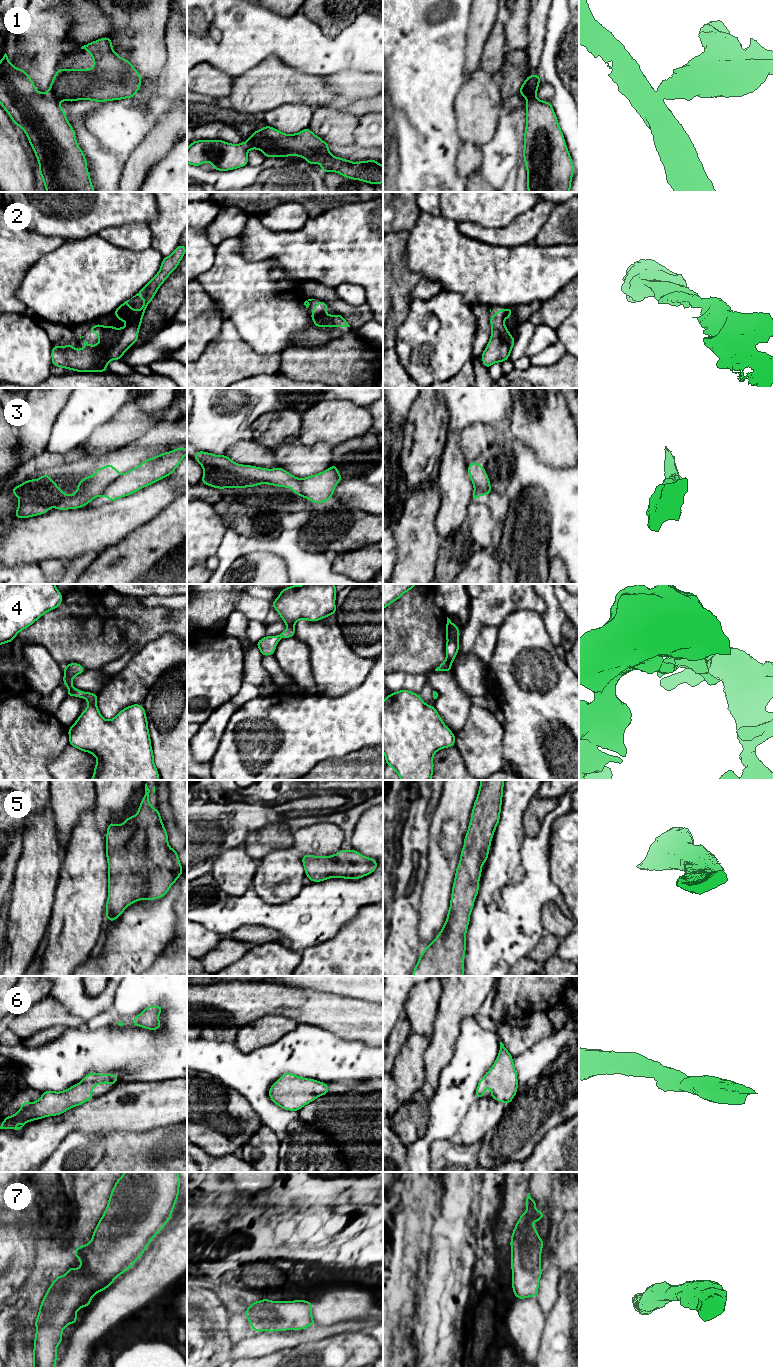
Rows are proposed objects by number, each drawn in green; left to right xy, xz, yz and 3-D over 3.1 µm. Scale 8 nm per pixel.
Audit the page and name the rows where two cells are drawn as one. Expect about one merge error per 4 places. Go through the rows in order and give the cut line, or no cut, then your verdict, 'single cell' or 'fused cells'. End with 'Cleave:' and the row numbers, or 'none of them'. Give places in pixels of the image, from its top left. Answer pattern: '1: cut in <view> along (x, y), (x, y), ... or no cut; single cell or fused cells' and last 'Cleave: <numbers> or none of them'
1: cut in xy along (48, 92), (58, 100); fused cells
2: no cut; single cell
3: cut in xy along (119, 476), (98, 495); fused cells
4: no cut; single cell
5: no cut; single cell
6: no cut; single cell
7: no cut; single cell
Cleave: 1, 3

